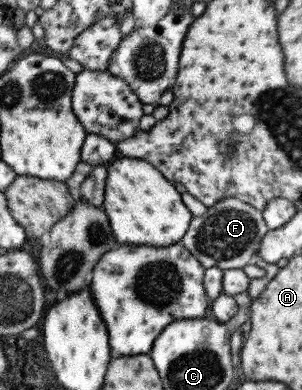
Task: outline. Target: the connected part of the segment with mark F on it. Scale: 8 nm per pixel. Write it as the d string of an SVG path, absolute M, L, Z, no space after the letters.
M231 197L220 199L202 215L192 217L179 243L204 267L219 269L243 268L251 263L263 234L269 229L262 213L241 200Z

